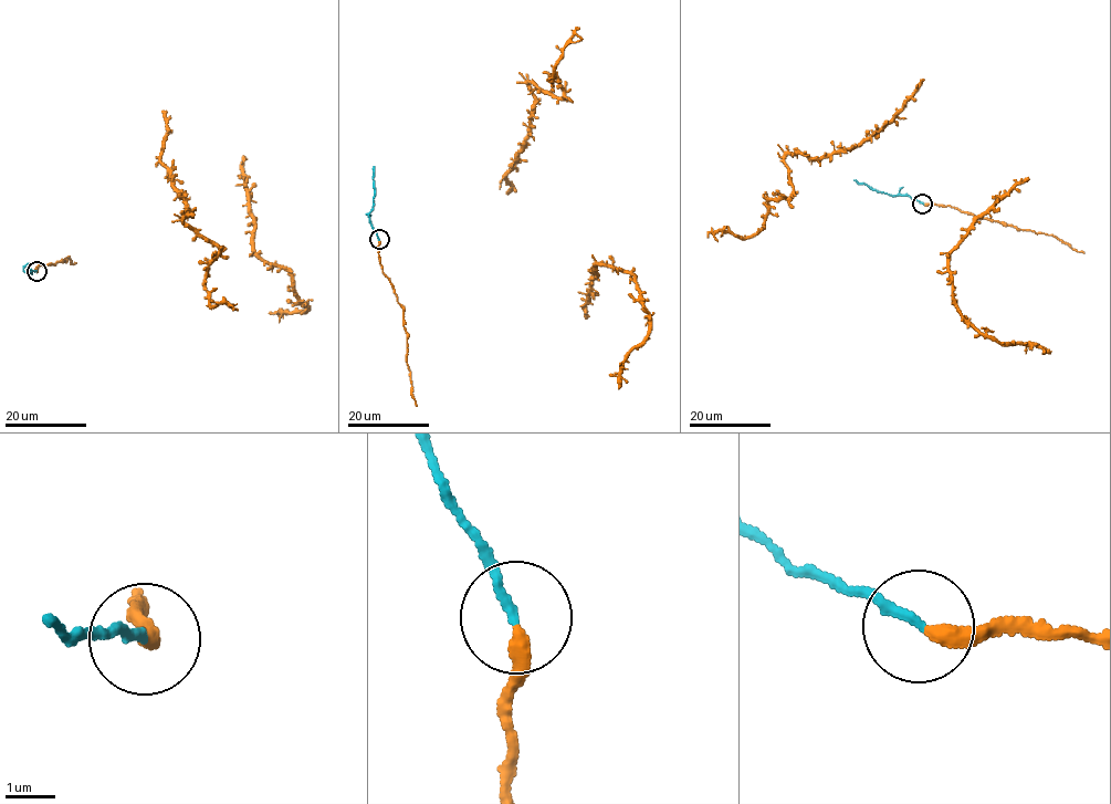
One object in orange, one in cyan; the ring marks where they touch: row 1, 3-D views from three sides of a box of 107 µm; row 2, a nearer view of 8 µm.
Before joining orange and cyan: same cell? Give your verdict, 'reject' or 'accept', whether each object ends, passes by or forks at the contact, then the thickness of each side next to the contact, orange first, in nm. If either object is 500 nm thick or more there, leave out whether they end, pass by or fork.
accept; orange ends there; cyan ends there; 320 nm thick on the orange side, 190 nm on the other

